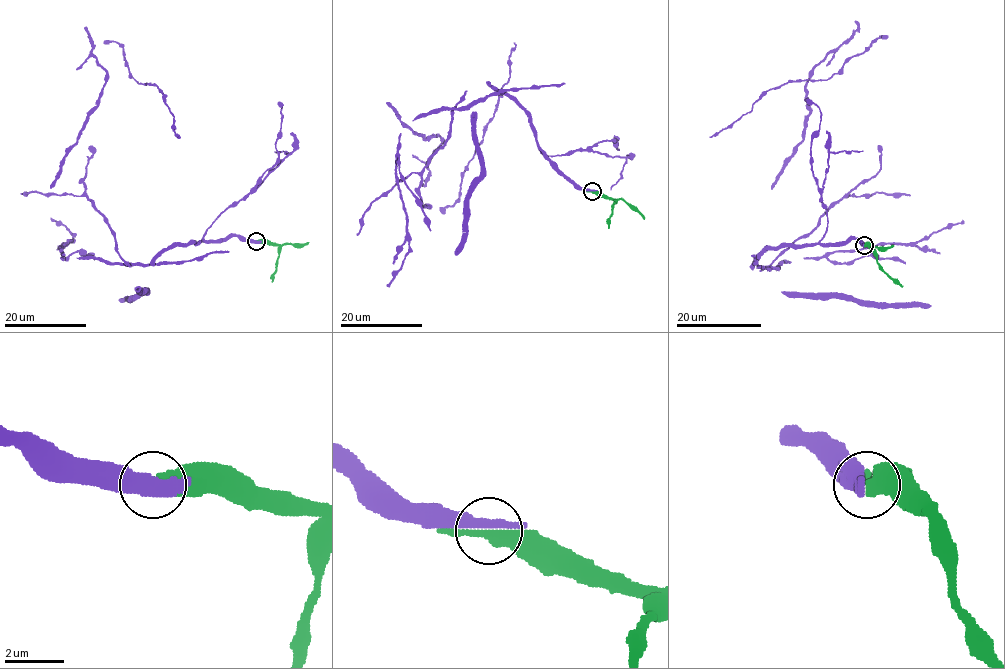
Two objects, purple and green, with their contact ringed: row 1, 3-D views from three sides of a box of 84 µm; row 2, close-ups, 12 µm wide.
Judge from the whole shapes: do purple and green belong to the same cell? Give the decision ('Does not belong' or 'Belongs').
Belongs

